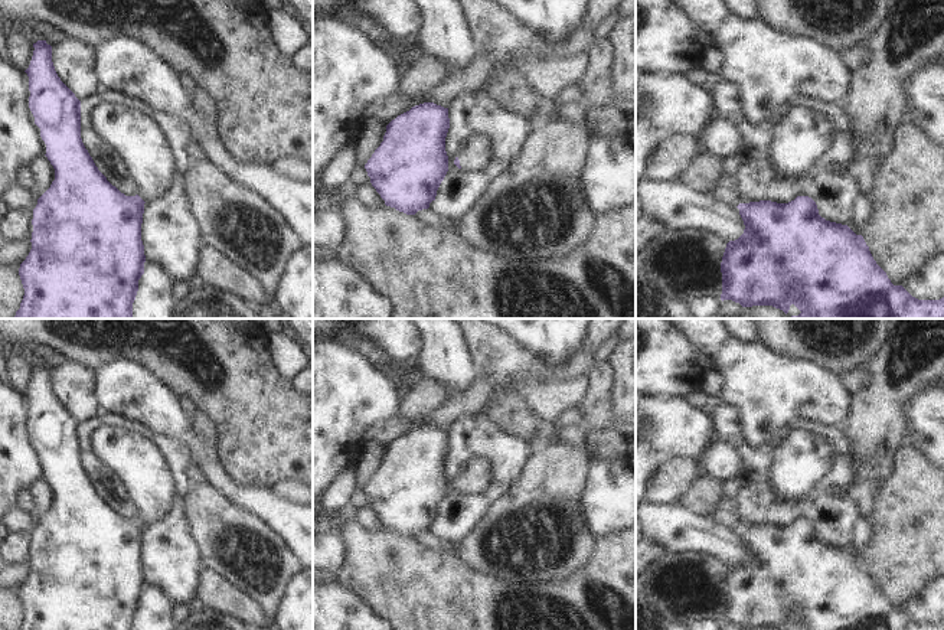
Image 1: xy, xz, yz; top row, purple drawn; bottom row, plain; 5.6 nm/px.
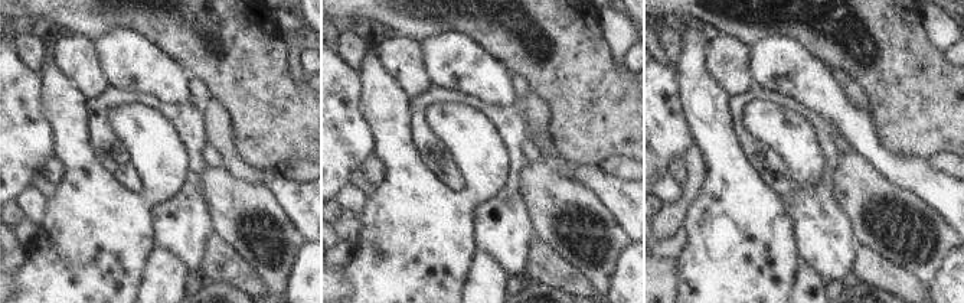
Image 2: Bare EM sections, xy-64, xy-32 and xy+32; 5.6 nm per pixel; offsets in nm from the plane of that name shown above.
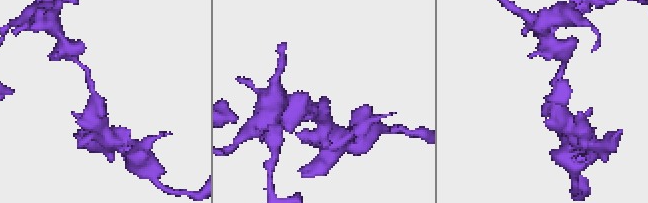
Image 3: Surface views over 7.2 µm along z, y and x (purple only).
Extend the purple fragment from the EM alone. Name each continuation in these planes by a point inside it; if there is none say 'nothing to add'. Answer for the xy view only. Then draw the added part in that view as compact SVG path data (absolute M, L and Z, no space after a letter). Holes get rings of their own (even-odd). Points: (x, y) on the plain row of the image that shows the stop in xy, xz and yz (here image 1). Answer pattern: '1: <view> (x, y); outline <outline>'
1: xy (141, 466); outline M102 427L94 437L97 454L127 487L146 526L164 520L174 509L177 486L163 451L140 432Z

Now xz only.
1: xz (477, 479); outline M483 458L471 460L458 479L461 493L468 496L487 493L491 489L493 482L491 466Z

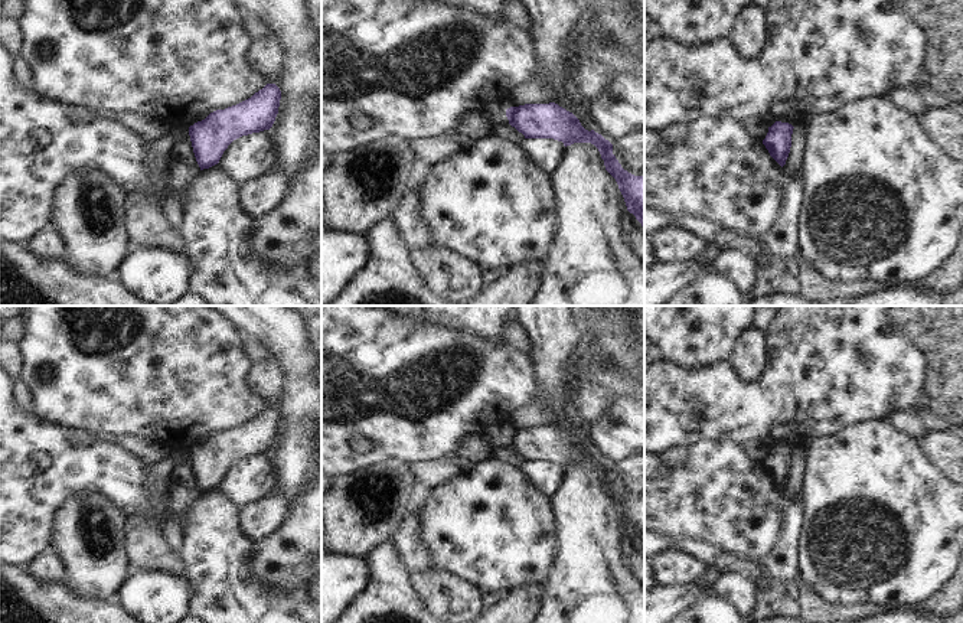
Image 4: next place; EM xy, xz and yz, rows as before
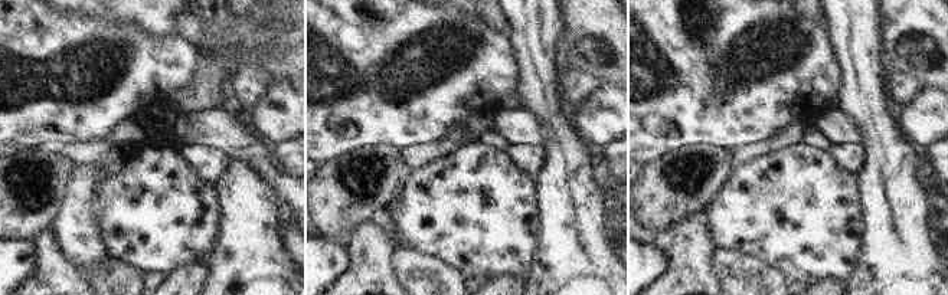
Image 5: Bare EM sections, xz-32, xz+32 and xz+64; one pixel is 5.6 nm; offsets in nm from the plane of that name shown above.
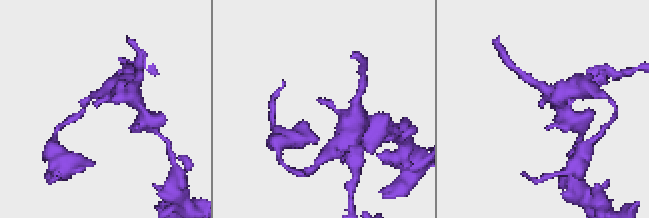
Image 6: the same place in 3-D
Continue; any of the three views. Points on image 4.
nothing to add

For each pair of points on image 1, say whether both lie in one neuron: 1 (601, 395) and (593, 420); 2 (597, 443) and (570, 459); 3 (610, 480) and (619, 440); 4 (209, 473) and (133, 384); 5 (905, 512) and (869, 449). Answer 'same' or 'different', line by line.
1: same
2: different
3: different
4: same
5: different

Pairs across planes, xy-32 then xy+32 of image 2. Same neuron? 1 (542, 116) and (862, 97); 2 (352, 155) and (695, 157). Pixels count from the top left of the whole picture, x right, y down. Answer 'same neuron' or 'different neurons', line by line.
1: same neuron
2: different neurons

